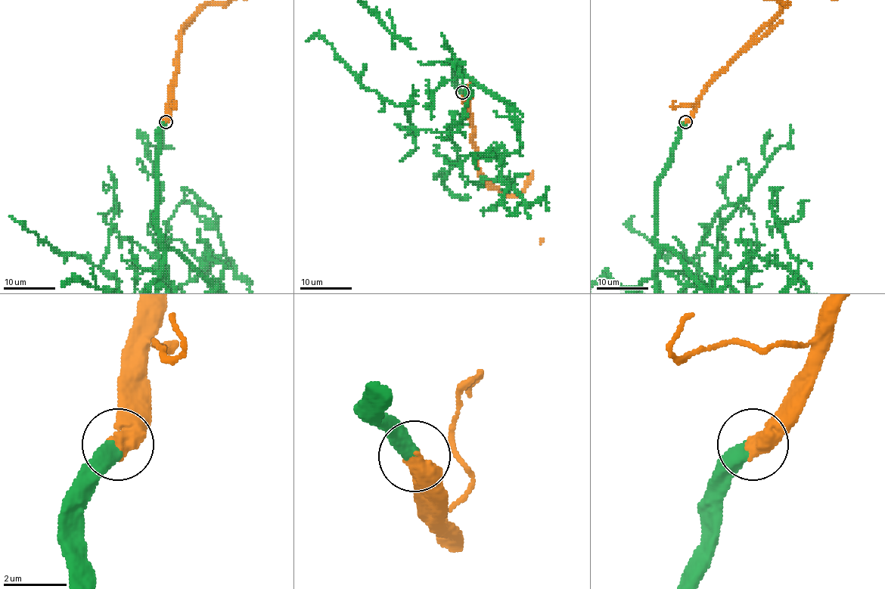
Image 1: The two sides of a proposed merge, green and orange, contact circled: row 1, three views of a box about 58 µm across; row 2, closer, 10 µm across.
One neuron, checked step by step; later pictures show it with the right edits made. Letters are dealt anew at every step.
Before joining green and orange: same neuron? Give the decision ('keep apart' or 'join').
join

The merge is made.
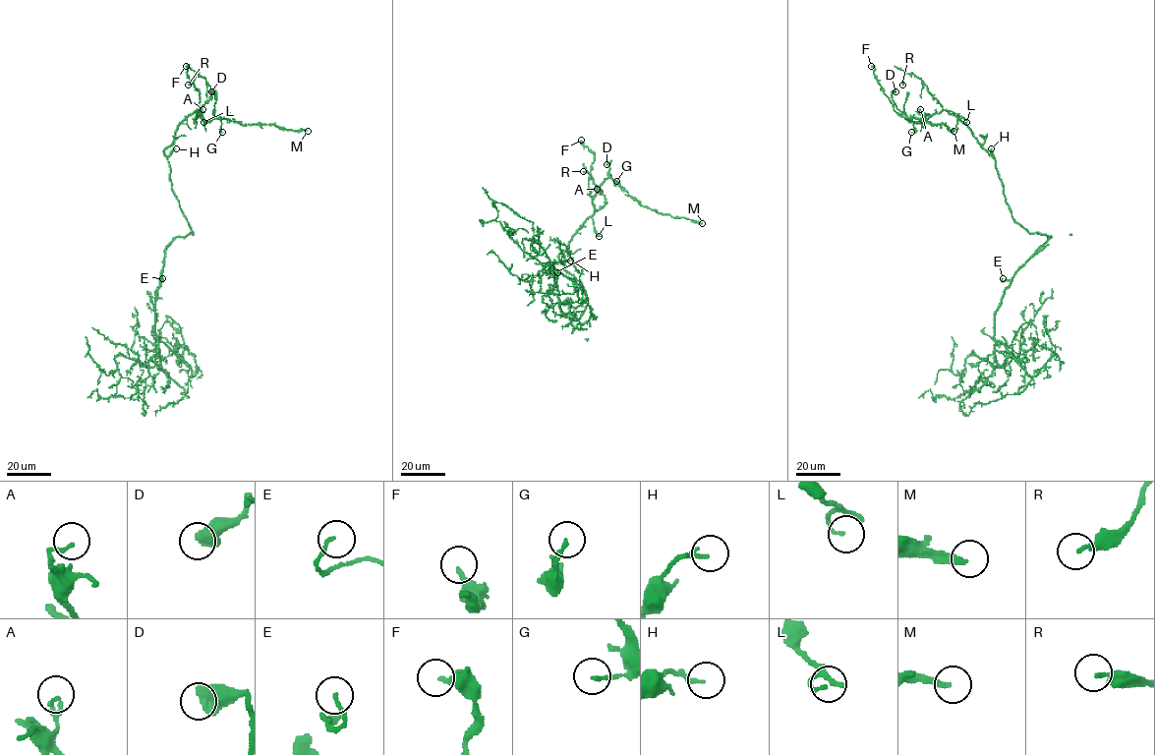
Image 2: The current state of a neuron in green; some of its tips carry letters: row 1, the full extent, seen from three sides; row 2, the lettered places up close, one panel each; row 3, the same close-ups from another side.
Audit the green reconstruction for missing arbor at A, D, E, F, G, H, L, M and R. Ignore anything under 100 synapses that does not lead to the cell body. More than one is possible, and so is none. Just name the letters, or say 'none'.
M

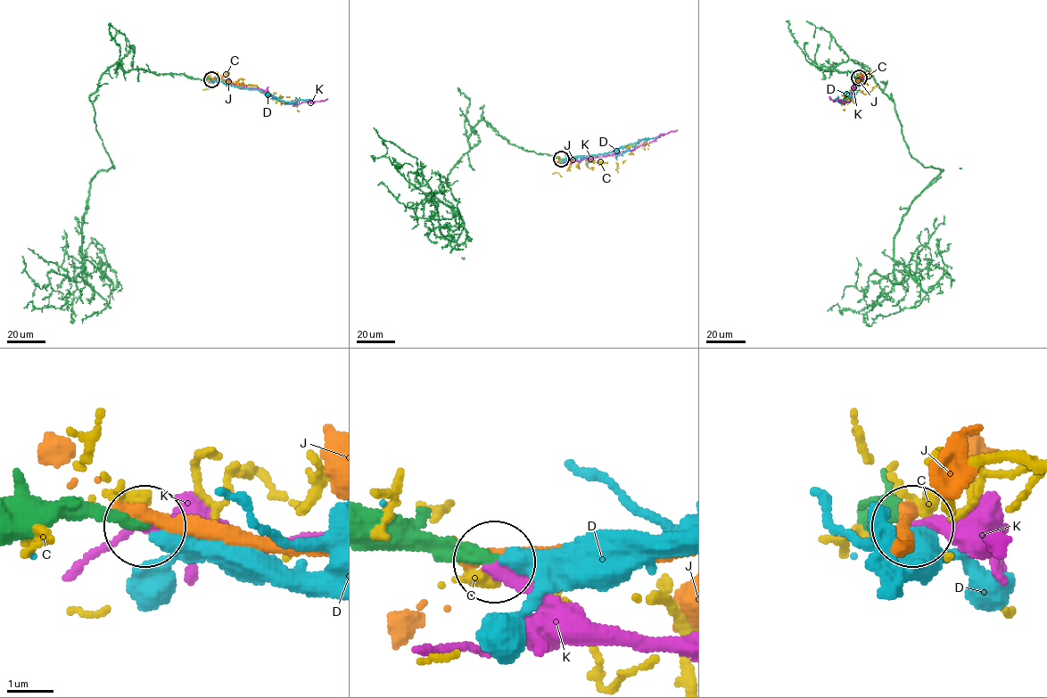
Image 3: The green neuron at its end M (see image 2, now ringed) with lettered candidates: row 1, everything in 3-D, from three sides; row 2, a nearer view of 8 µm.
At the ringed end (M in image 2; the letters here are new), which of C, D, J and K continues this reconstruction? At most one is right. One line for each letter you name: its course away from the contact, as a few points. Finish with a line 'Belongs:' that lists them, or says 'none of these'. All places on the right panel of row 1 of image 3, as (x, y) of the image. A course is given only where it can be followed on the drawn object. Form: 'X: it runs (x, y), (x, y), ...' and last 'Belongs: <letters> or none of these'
K: it runs (859, 78), (861, 78), (847, 102), (829, 97)
Belongs: K

